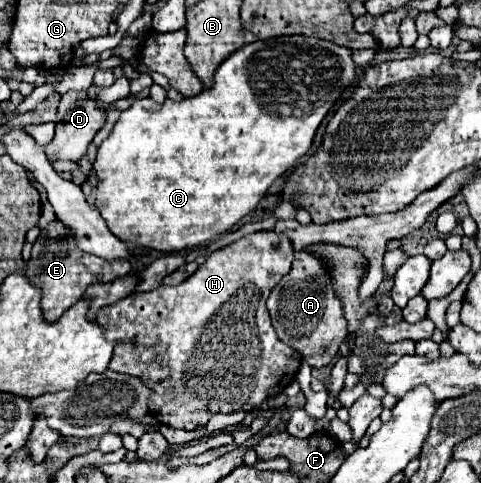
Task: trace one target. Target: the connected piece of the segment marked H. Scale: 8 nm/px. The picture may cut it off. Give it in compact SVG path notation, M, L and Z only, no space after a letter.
M255 232L255 234L249 234L249 236L243 236L241 240L213 252L205 264L191 276L187 278L185 282L177 284L177 286L159 286L151 292L135 292L111 306L105 306L103 310L97 312L95 316L95 322L99 326L103 326L107 338L115 340L115 350L113 350L113 358L109 362L109 370L115 370L115 372L123 372L123 374L129 374L129 376L137 376L137 378L143 378L147 382L147 386L151 386L151 398L149 398L149 414L159 420L161 424L165 426L171 426L171 428L181 428L181 430L199 430L203 428L207 422L209 422L209 412L211 414L231 414L231 412L251 412L251 410L257 410L259 404L263 404L267 398L271 396L277 396L279 392L283 392L293 380L295 380L295 374L301 366L301 354L297 354L295 350L291 350L287 344L281 344L275 330L271 328L271 318L267 314L267 308L265 308L265 302L269 298L269 292L279 284L279 280L291 270L291 262L293 262L293 248L291 248L291 242L285 234L277 234L277 232Z

